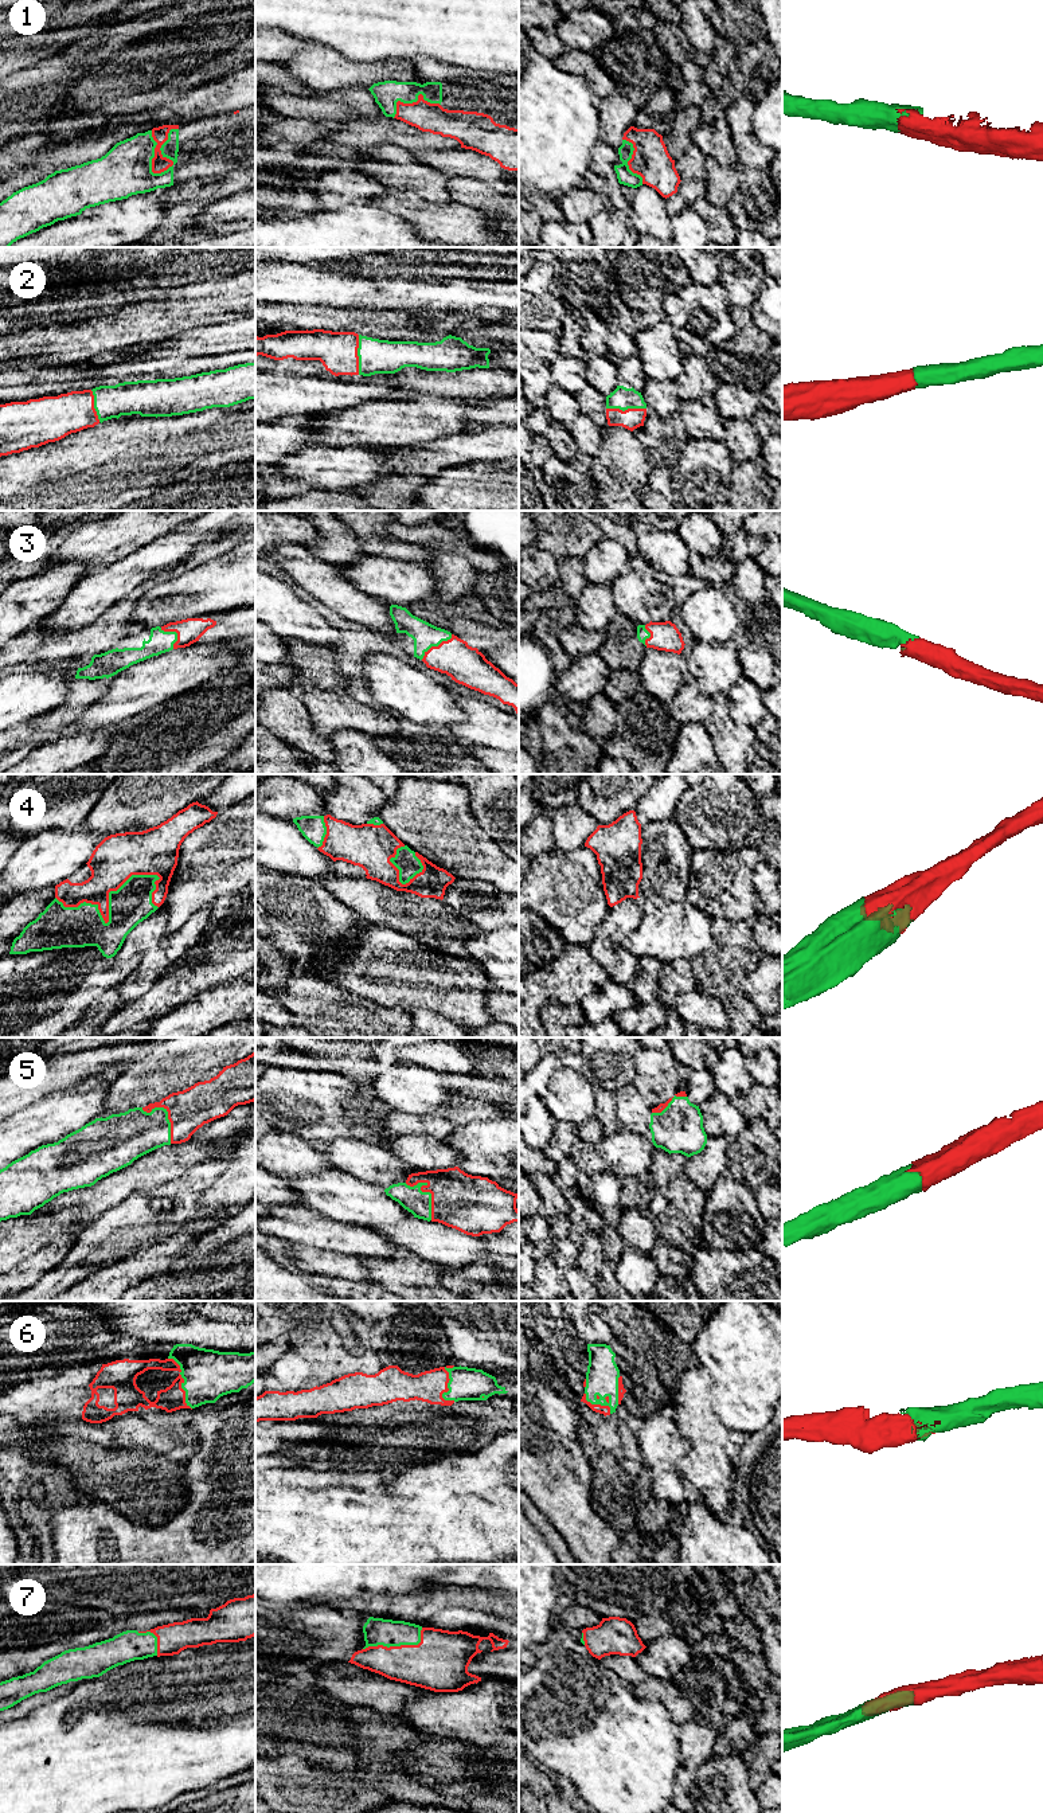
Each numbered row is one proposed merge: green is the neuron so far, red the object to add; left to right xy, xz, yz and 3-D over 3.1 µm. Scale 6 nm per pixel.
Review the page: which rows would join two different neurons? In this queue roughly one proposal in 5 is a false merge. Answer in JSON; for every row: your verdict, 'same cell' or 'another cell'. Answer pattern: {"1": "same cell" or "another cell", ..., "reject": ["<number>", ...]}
{"1": "same cell", "2": "same cell", "3": "same cell", "4": "same cell", "5": "same cell", "6": "same cell", "7": "same cell", "reject": []}

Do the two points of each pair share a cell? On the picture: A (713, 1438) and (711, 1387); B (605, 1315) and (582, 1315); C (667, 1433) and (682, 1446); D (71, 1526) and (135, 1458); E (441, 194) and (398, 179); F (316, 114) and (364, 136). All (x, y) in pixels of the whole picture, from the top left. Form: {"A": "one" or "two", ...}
{"A": "two", "B": "two", "C": "one", "D": "two", "E": "one", "F": "two"}

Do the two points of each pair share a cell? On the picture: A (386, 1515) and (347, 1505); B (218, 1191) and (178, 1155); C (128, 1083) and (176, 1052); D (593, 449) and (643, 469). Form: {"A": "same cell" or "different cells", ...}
{"A": "same cell", "B": "different cells", "C": "same cell", "D": "different cells"}

